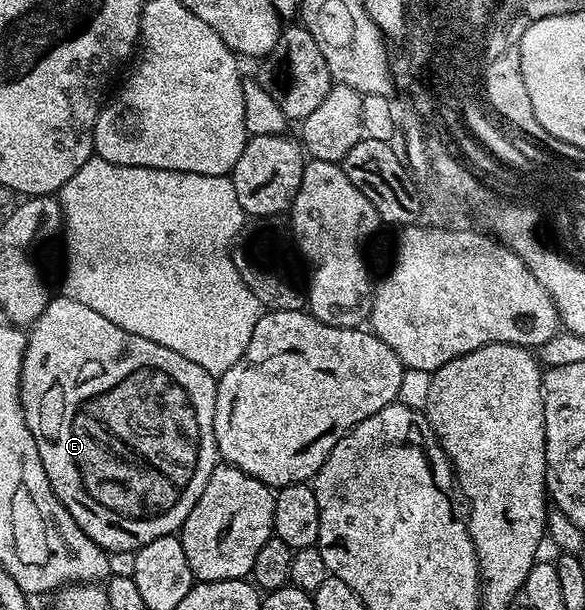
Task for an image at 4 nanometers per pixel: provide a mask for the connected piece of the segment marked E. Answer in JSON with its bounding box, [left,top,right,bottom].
[18,294,219,554]

